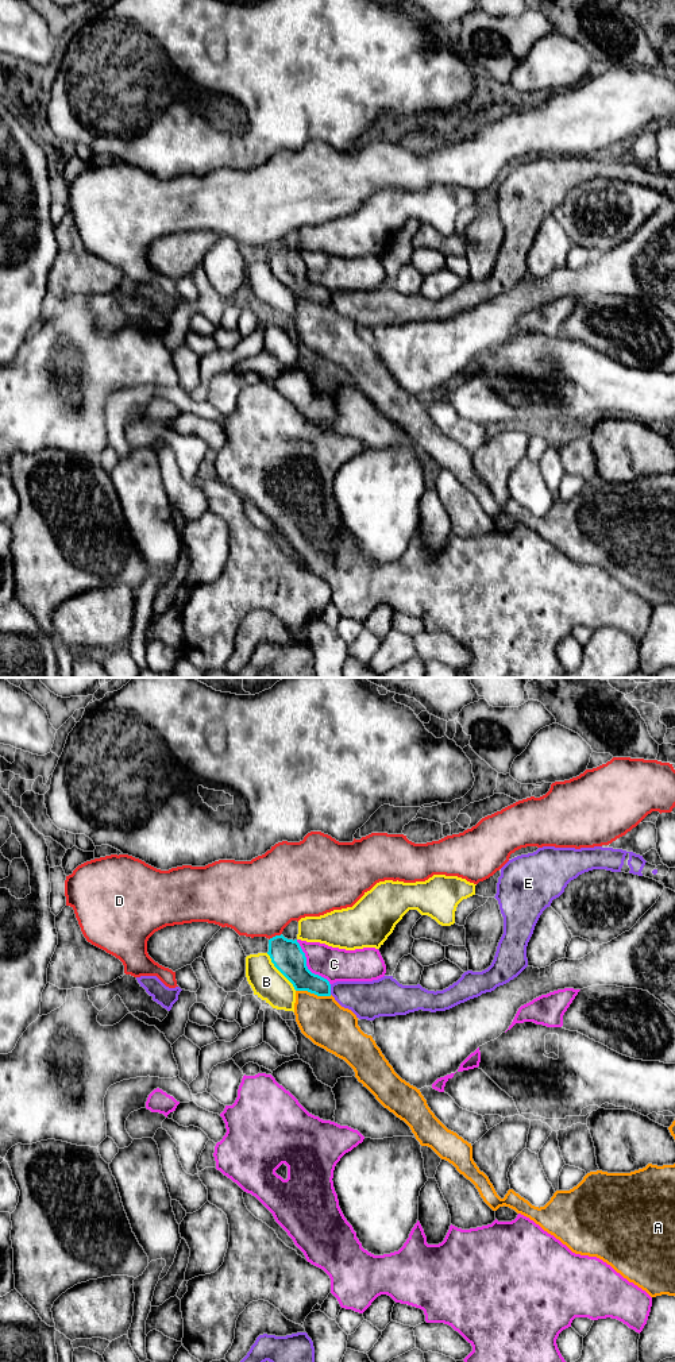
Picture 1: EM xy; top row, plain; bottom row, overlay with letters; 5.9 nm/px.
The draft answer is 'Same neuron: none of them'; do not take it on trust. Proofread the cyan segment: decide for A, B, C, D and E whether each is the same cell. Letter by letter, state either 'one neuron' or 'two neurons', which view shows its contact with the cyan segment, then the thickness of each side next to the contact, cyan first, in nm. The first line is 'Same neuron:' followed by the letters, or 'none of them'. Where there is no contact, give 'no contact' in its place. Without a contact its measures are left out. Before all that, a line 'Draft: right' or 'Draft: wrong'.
Draft: wrong
Same neuron: A
A: one neuron | xy | 190/280 nm
B: two neurons | xy | 190/190 nm
C: two neurons | xy | 190/200 nm
D: two neurons | xy | 190/460 nm
E: two neurons | xy | 150/220 nm

